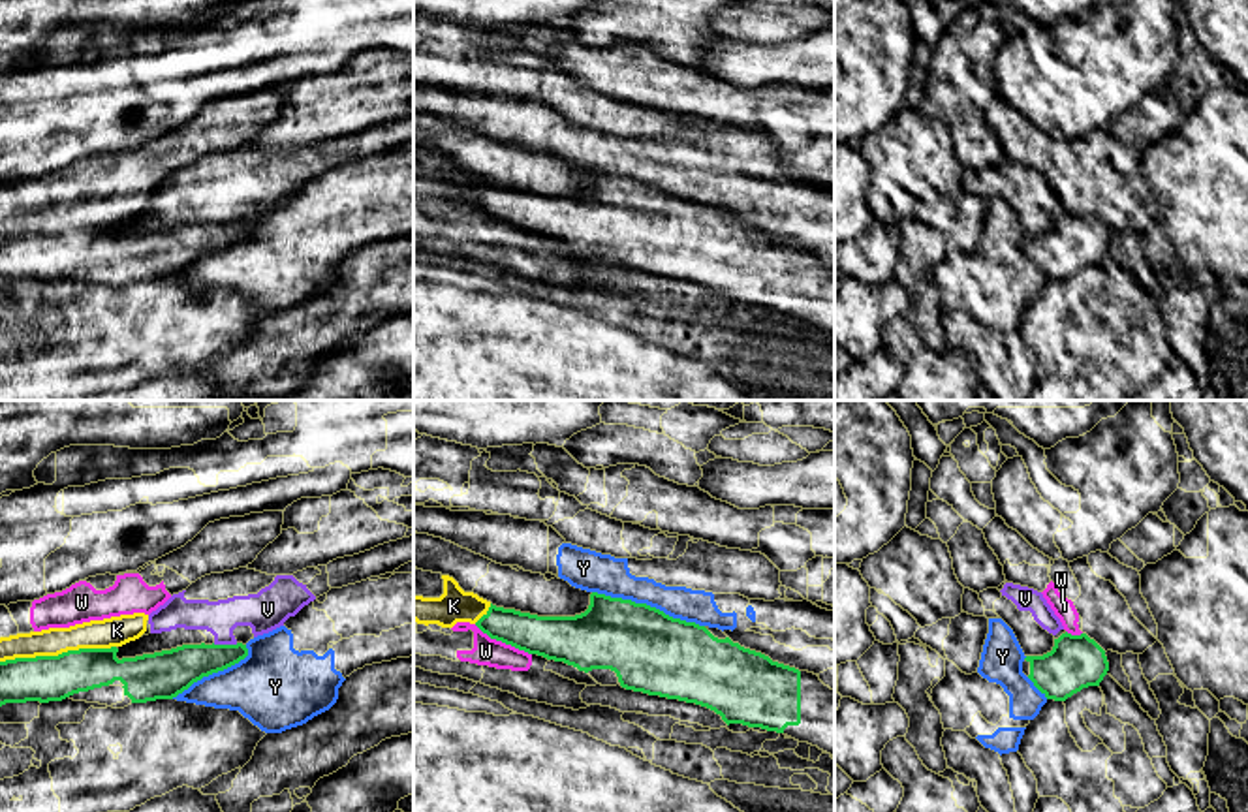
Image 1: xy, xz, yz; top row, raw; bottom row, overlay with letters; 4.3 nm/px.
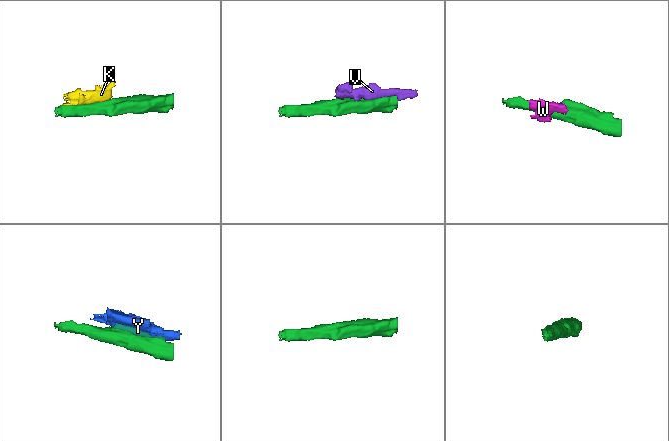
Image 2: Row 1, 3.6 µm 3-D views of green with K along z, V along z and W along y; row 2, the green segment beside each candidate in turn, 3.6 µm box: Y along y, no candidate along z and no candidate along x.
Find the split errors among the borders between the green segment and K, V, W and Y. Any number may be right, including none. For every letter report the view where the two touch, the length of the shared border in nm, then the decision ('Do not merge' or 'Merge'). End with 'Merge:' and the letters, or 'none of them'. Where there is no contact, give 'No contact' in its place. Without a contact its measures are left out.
K: Touches green in xy. Shared border 500 nm. Do not merge
V: Touches green in xy. Shared border 110 nm. Do not merge
W: Touches green in xz. Shared border 280 nm. Do not merge
Y: Touches green in xz. Shared border 500 nm. Do not merge
Merge: none of them

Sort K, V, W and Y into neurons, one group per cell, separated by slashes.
K W / V / Y

